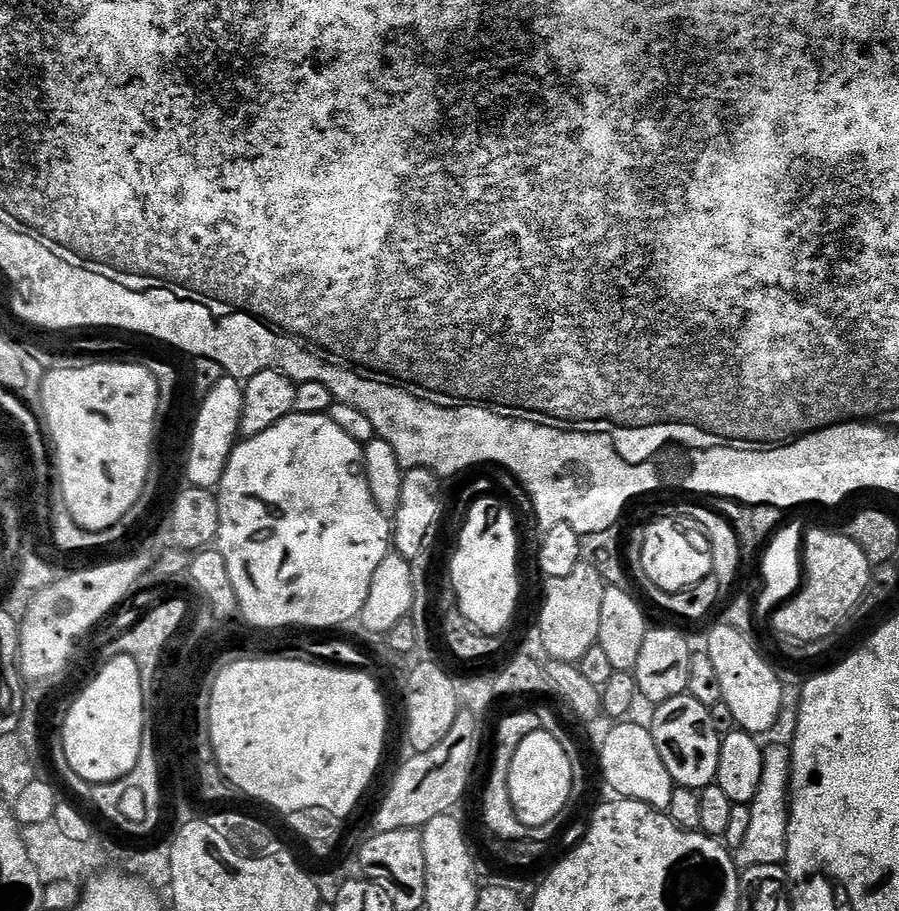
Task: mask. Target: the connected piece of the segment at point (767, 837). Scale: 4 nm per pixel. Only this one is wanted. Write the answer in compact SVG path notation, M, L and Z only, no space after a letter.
M776 744L773 746L773 748L770 748L770 746L764 748L764 769L762 770L762 782L758 786L758 794L755 796L755 798L752 799L751 802L751 810L752 813L750 814L750 830L746 830L746 838L742 842L742 846L740 848L735 849L734 856L737 861L745 869L748 868L768 868L771 866L771 864L780 864L783 865L785 861L788 859L788 809L790 807L790 777L792 774L792 754L791 751L787 747L784 748L780 744Z

